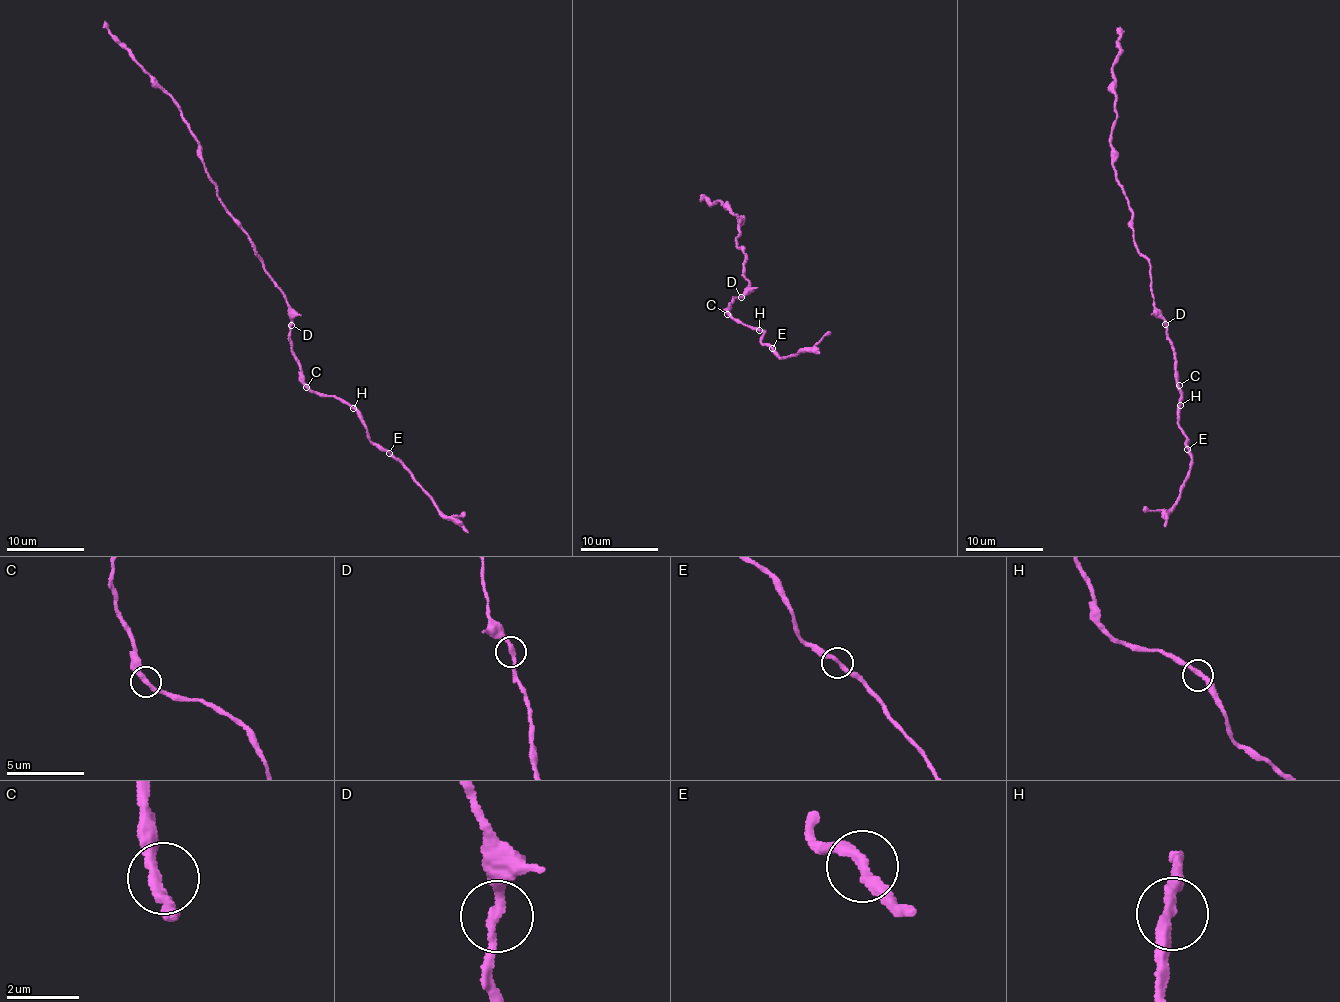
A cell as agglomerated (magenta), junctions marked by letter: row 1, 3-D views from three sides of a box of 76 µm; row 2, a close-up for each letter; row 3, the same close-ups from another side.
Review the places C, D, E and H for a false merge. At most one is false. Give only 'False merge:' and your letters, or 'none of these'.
False merge: none of these

